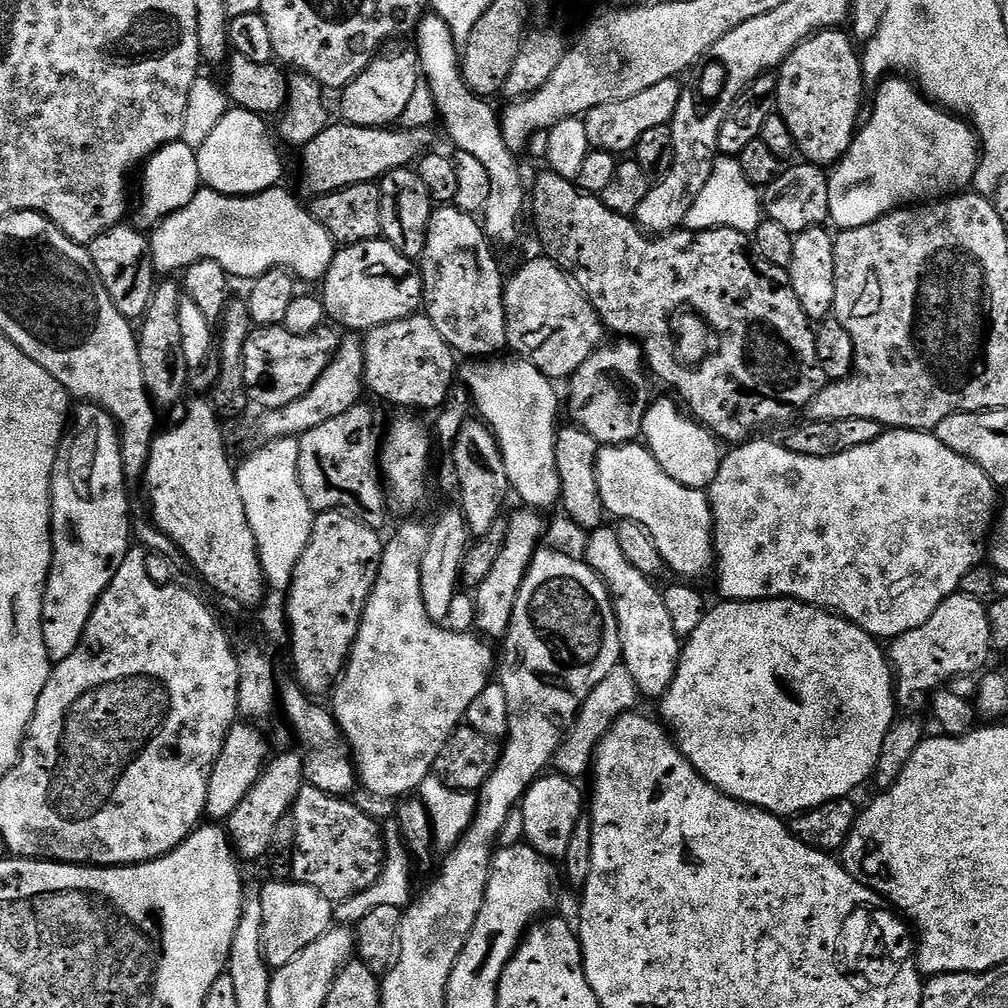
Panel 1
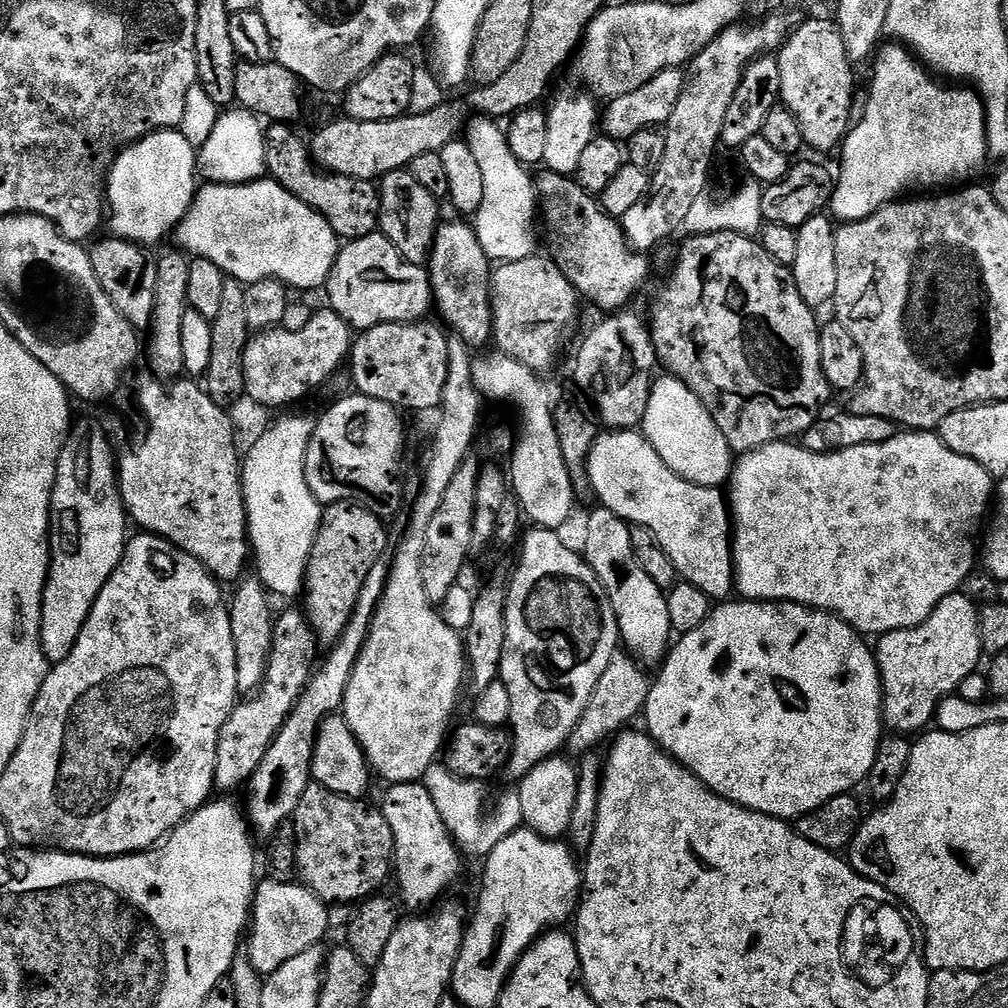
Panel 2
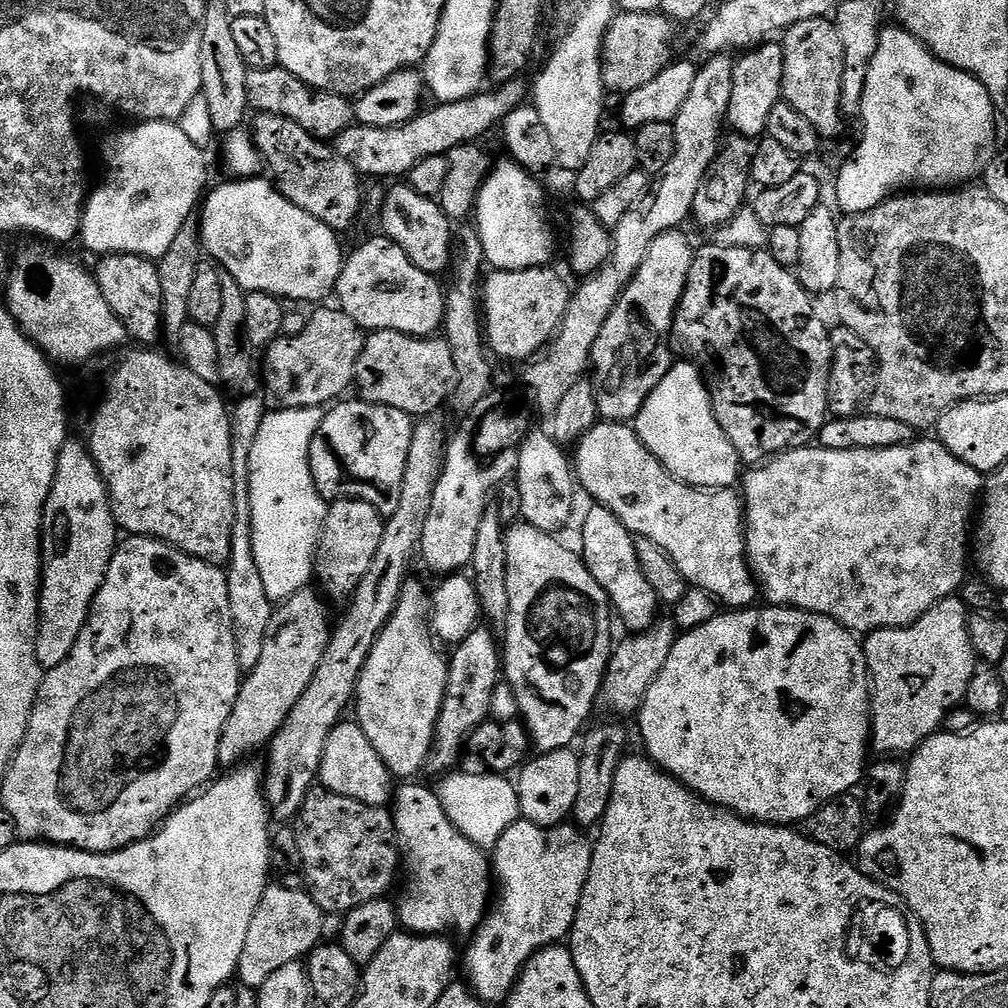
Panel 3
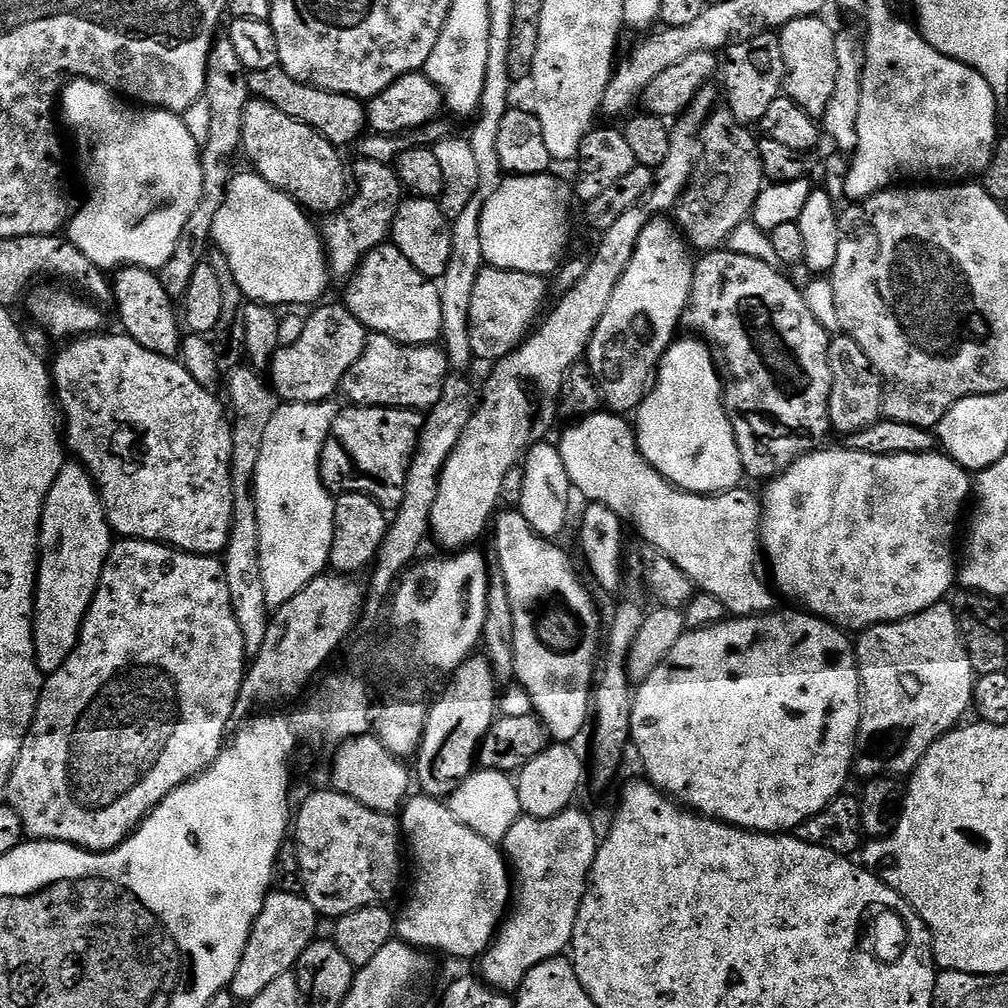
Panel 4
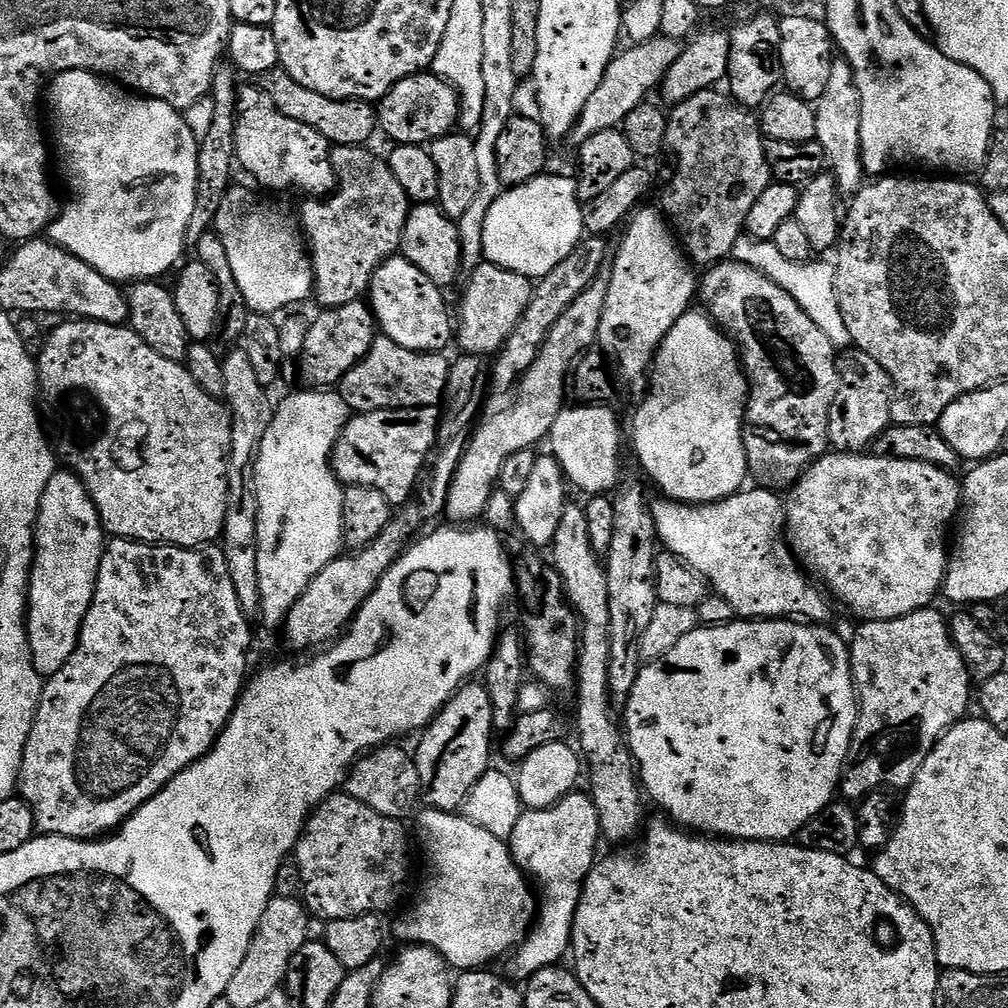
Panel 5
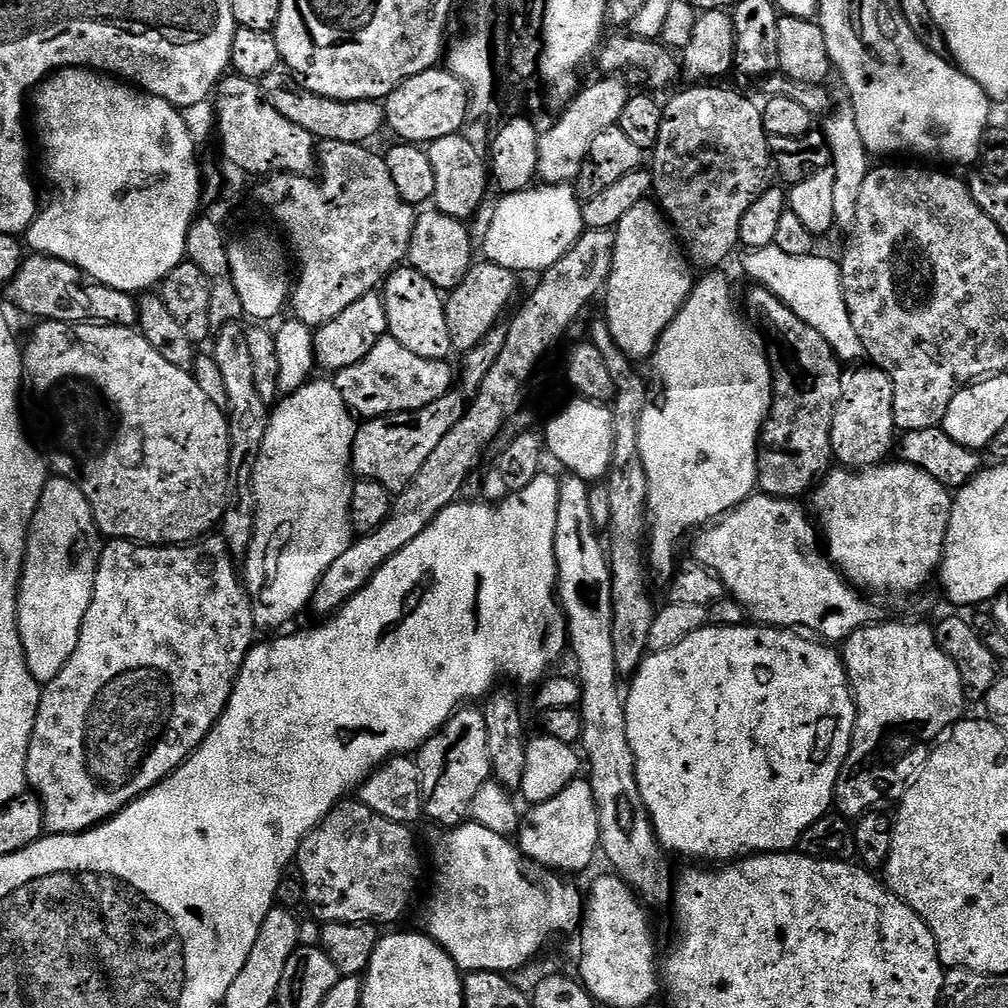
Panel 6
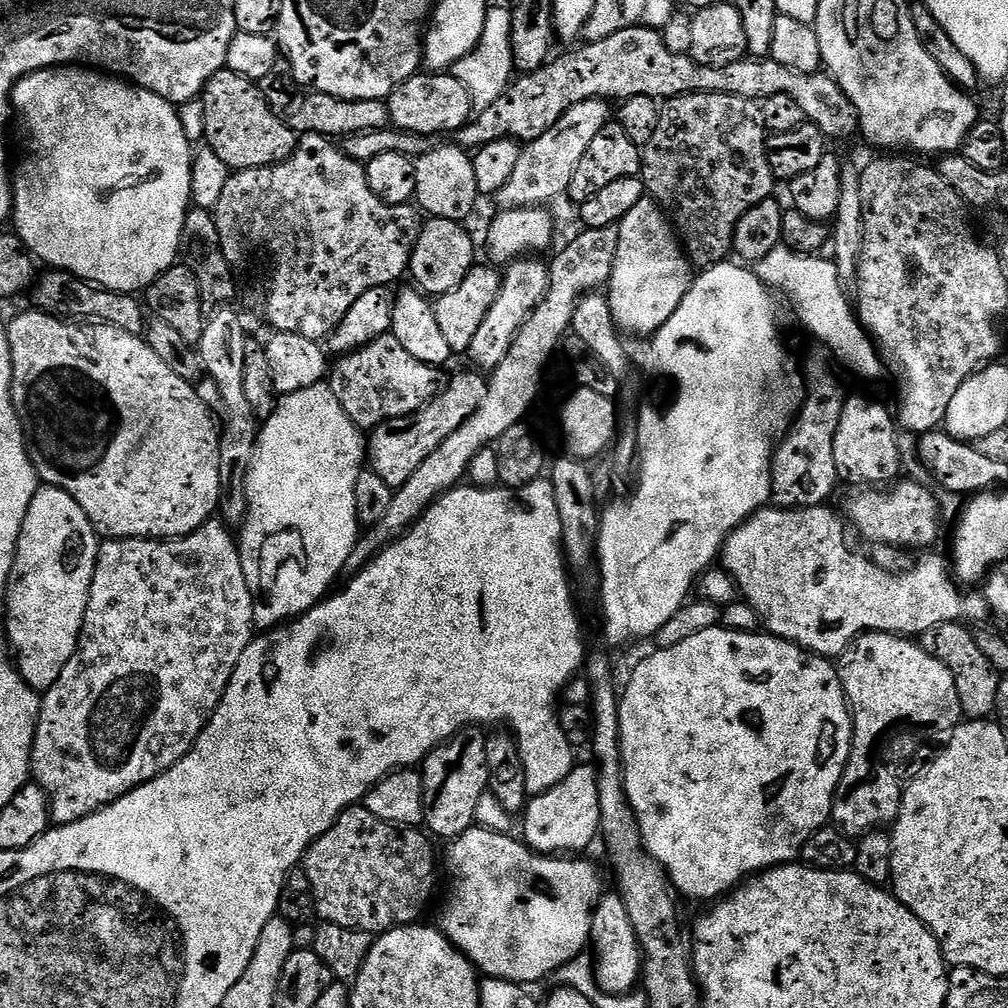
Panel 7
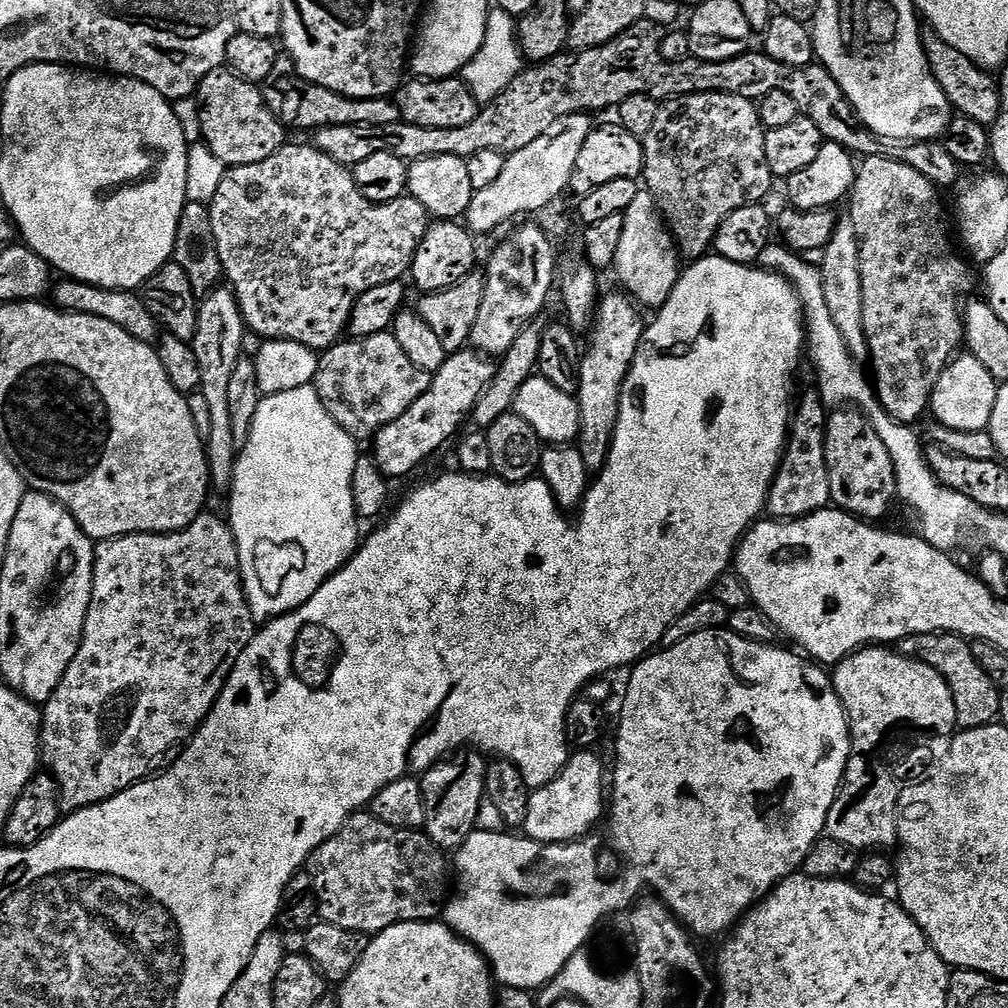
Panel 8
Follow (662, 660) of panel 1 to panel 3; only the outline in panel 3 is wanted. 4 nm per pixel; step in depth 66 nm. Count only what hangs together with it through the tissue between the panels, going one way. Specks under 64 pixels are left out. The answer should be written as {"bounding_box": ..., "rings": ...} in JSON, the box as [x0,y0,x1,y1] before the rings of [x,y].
{"bounding_box":[579,504,660,634],"rings":[[[597,504],[590,506],[581,517],[583,545],[579,556],[591,577],[607,594],[617,619],[620,618],[626,628],[624,630],[630,634],[644,632],[655,624],[658,618],[656,610],[659,610],[660,603],[653,587],[642,574],[633,546],[634,538],[609,508]]]}

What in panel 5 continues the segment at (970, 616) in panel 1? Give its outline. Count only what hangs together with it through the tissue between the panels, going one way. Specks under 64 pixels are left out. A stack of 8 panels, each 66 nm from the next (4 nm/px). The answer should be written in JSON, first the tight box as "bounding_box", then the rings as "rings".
{"bounding_box":[838,606,974,802],"rings":[[[936,606],[893,620],[865,620],[859,627],[852,640],[850,636],[852,679],[856,685],[858,715],[838,789],[839,795],[848,802],[863,801],[865,796],[888,786],[884,784],[896,784],[904,779],[907,781],[913,775],[914,766],[919,765],[941,736],[969,715],[968,699],[974,696],[968,667],[954,646],[949,621],[946,616],[944,620]]]}

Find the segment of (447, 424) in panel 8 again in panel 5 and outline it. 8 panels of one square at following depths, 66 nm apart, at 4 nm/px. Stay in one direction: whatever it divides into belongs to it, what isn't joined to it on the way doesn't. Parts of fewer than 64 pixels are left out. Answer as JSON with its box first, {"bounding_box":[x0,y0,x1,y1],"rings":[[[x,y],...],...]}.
{"bounding_box":[332,407,441,506],"rings":[[[439,407],[395,408],[389,412],[361,412],[353,415],[348,425],[340,431],[332,458],[332,471],[345,486],[370,486],[374,490],[382,490],[393,506],[404,504],[417,491],[418,481],[437,447],[441,419]]]}

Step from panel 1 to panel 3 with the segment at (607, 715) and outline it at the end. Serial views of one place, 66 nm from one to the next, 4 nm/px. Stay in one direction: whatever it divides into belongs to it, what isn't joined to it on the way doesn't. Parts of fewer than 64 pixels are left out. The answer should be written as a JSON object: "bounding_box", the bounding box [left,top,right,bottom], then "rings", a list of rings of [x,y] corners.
{"bounding_box":[598,618,678,716],"rings":[[[660,618],[644,632],[628,634],[624,638],[621,644],[619,641],[611,649],[598,691],[599,703],[604,703],[610,711],[617,712],[620,716],[628,716],[631,712],[632,715],[639,713],[644,695],[662,670],[670,650],[677,642],[678,629],[671,619]]]}

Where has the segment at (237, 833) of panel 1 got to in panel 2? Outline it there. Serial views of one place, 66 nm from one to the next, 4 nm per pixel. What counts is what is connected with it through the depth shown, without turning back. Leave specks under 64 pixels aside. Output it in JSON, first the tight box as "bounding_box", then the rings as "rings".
{"bounding_box":[246,558,389,841],"rings":[[[381,558],[376,560],[374,566],[368,571],[366,582],[362,582],[362,590],[350,614],[350,622],[346,622],[346,630],[342,630],[335,644],[327,649],[328,657],[325,658],[324,665],[322,665],[322,660],[319,667],[313,671],[308,687],[300,695],[292,712],[280,727],[280,732],[268,748],[266,758],[262,758],[262,766],[258,766],[258,770],[254,770],[254,774],[248,779],[246,819],[251,831],[259,839],[261,836],[261,841],[268,841],[281,824],[289,823],[295,817],[298,802],[302,802],[302,794],[306,794],[308,785],[313,783],[312,755],[316,749],[316,737],[324,719],[341,711],[346,686],[350,682],[350,674],[362,654],[362,646],[366,646],[366,638],[376,607],[384,593],[389,567],[389,561]]]}

